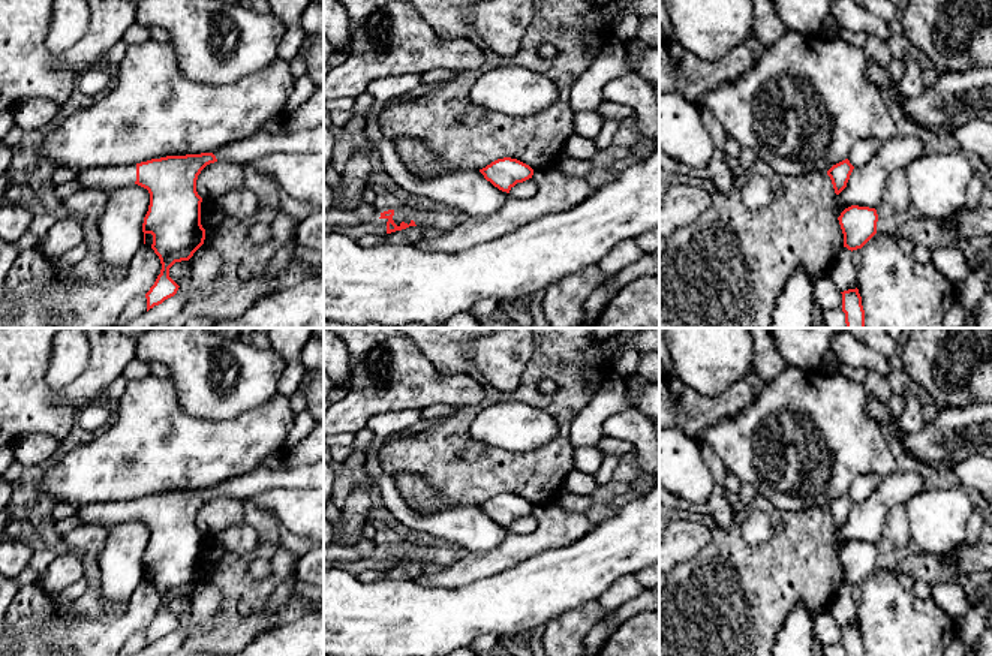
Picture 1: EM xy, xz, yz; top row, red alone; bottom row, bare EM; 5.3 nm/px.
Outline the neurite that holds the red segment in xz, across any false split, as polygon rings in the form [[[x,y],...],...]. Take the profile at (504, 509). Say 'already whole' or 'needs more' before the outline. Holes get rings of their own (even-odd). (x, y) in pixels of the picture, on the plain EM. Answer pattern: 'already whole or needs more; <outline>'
already whole; [[[511,493],[497,494],[480,505],[480,508],[495,523],[506,529],[509,529],[517,518],[523,518],[533,511],[533,505],[529,500]]]

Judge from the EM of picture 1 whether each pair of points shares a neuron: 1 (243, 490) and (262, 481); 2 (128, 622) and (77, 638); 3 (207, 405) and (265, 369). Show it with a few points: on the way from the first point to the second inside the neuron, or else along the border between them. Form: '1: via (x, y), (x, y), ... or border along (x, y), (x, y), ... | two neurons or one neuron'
1: via (248, 486), (258, 481) | one neuron
2: via (116, 629), (107, 638), (89, 638) | one neuron
3: via (222, 403), (250, 379) | one neuron

